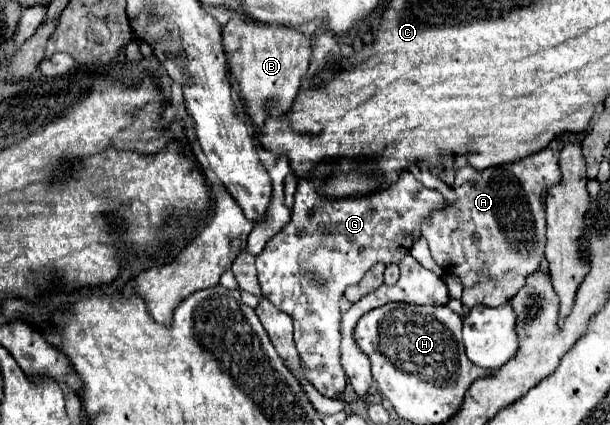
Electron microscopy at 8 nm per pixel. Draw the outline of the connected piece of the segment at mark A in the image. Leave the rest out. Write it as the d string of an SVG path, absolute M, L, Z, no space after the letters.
M550 148L536 152L534 156L526 156L514 164L504 164L496 168L486 168L476 172L472 166L462 164L466 162L462 156L456 156L456 182L454 190L458 194L456 204L446 206L446 210L432 214L422 222L422 236L428 240L432 258L444 272L458 276L464 284L462 304L466 308L482 306L500 306L514 298L514 294L524 286L526 278L540 270L544 260L544 246L546 246L546 220L544 220L544 196L546 190L560 182L560 168L558 158Z

